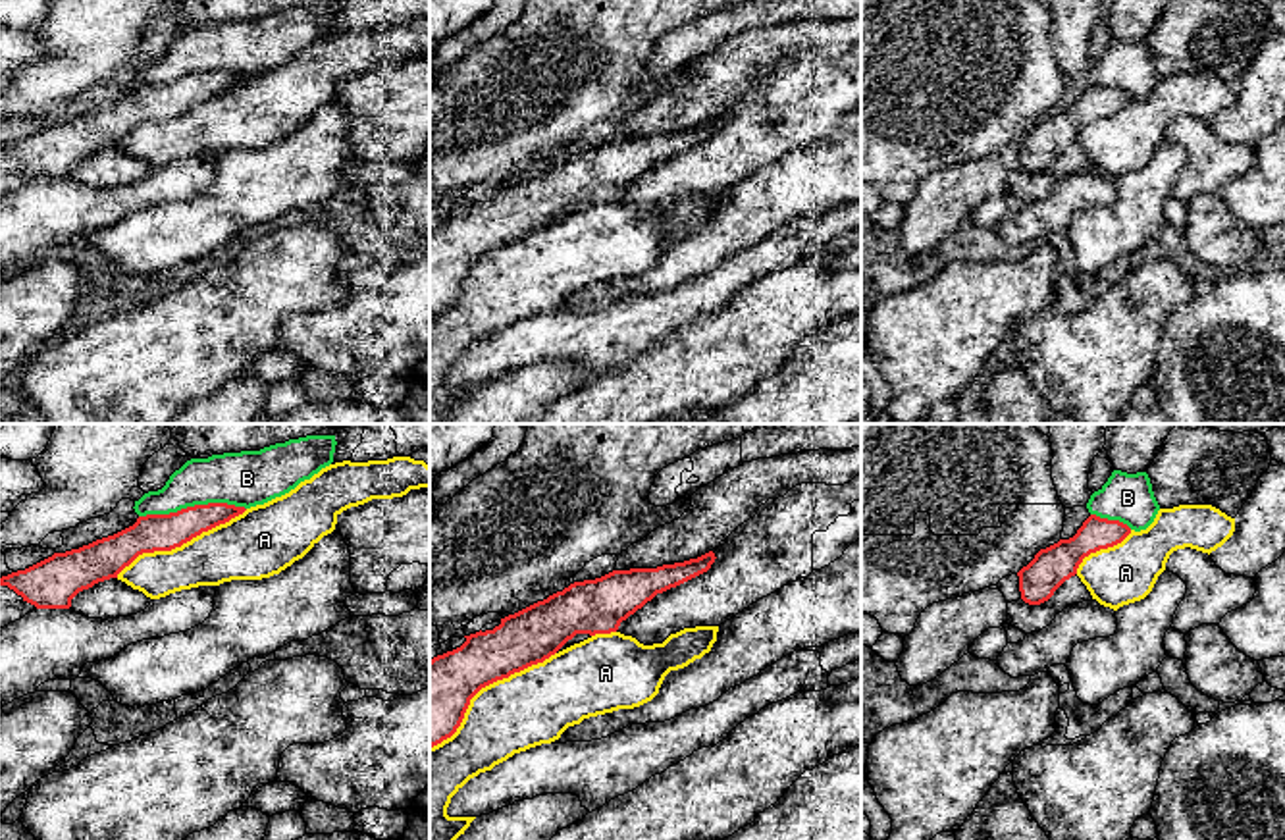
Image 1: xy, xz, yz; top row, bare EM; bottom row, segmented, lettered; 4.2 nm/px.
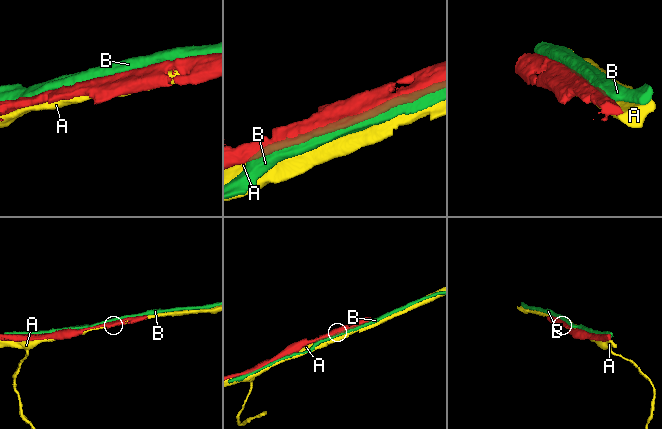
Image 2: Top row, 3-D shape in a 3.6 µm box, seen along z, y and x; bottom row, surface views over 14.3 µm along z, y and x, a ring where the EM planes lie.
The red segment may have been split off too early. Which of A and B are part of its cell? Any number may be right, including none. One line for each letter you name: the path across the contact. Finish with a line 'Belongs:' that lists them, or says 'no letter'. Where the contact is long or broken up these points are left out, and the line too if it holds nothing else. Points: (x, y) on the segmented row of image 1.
Belongs: no letter

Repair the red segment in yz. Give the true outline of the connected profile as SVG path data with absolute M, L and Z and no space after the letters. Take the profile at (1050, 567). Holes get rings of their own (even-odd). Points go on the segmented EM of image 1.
M1090 514L1073 538L1040 549L1017 572L1021 599L1029 605L1048 601L1065 580L1077 574L1085 557L1121 543L1129 534L1127 524Z

